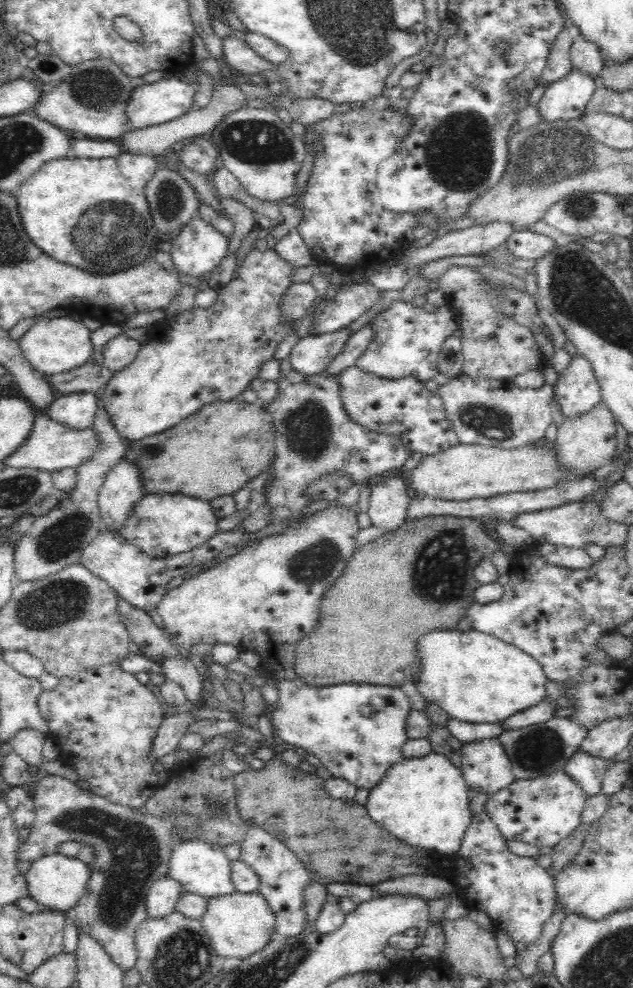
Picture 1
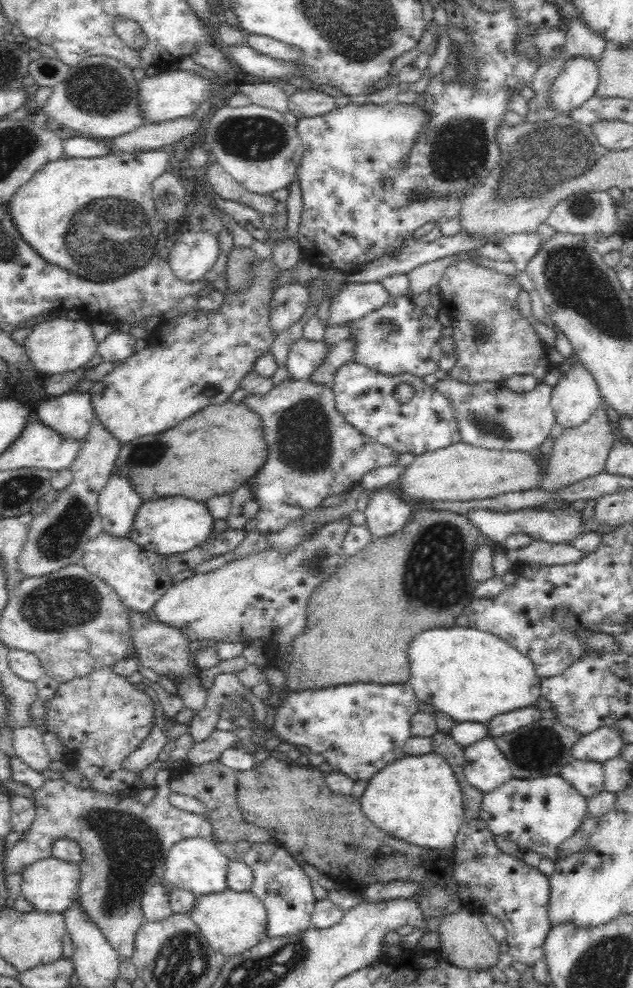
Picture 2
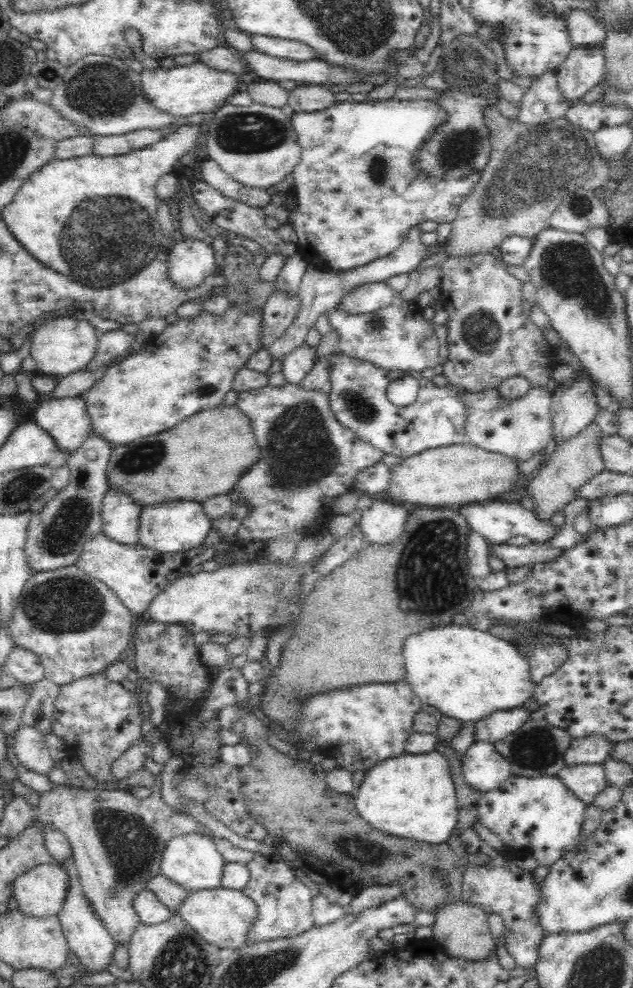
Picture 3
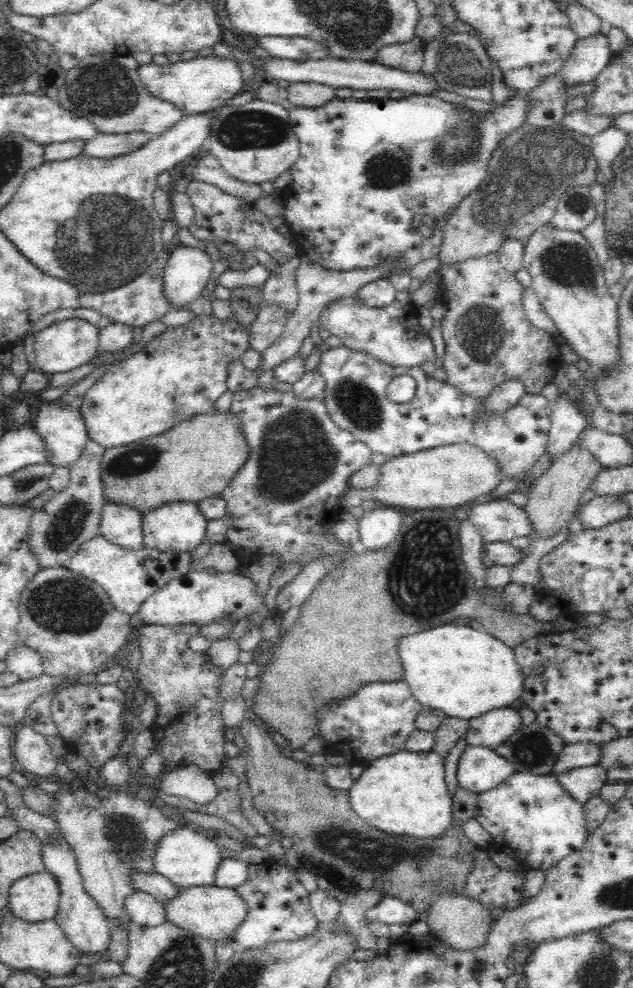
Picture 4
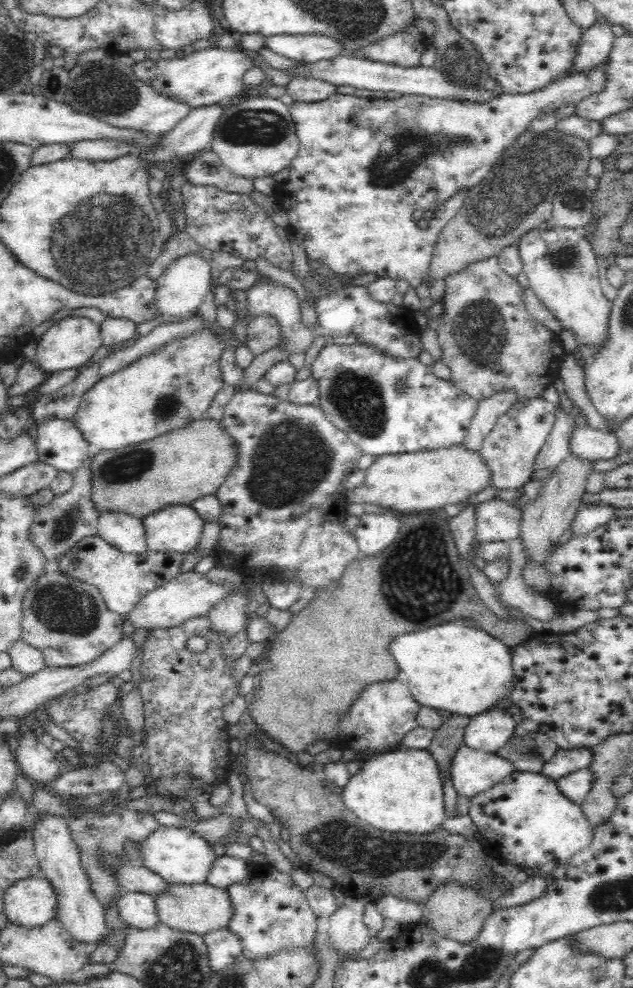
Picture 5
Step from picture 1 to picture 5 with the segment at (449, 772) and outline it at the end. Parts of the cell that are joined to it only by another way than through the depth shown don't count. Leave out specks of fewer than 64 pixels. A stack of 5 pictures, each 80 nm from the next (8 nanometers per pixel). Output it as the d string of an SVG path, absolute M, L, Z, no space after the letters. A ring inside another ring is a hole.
M421 749L395 750L363 760L362 767L350 775L343 787L342 801L361 821L386 832L434 832L440 827L444 816L443 780L432 756Z

